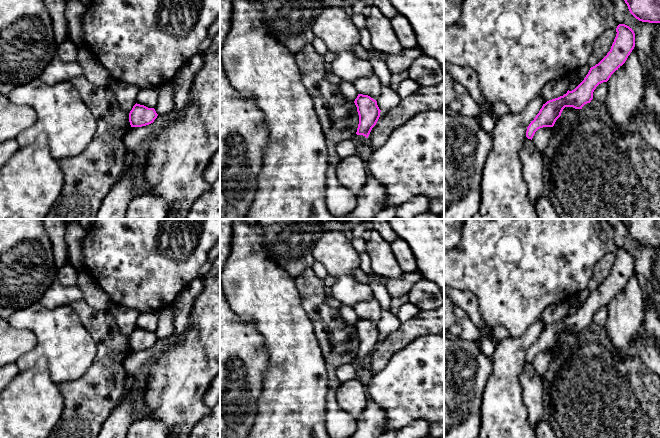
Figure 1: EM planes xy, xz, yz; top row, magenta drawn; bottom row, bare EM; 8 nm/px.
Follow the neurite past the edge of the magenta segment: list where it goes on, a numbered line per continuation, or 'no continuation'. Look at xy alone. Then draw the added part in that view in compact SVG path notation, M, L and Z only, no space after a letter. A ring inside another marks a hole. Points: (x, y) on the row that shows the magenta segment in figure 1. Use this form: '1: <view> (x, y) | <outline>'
no continuation

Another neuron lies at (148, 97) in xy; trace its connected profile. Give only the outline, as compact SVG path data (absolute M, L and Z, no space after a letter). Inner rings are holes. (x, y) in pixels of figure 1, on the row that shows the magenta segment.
M147 88L140 90L136 103L148 108L155 108L158 101L158 88Z

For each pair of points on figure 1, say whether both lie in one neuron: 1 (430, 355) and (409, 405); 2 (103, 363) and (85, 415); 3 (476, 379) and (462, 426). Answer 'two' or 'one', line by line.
1: one
2: one
3: one

